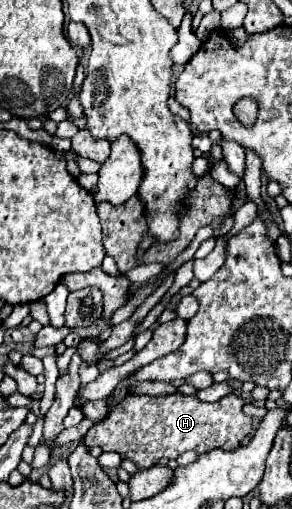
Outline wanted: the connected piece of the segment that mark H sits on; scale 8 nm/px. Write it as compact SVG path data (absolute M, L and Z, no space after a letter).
M174 393L168 397L128 395L112 409L104 421L84 435L86 445L98 445L102 451L114 451L132 461L138 469L148 469L160 459L178 459L184 451L208 453L212 449L240 447L252 431L252 419L244 415L244 397L228 395L216 403L202 403L196 395Z

